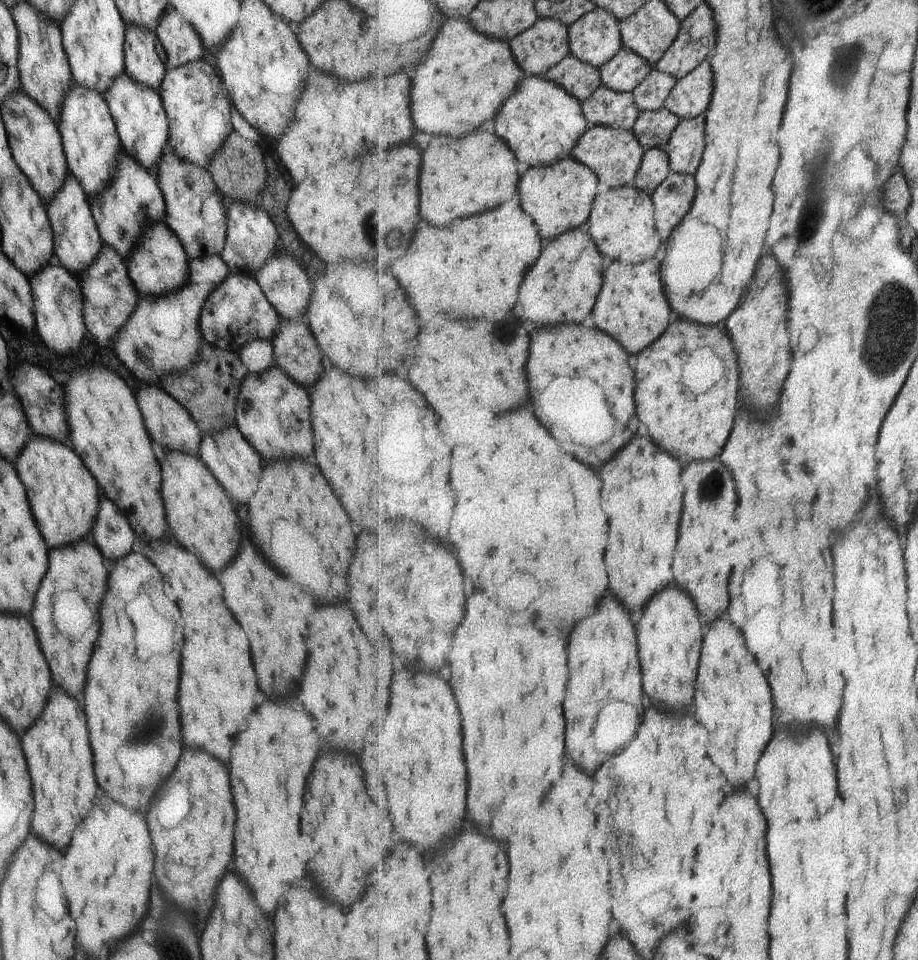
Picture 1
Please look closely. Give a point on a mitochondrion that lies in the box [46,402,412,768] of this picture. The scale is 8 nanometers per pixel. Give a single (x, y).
(152, 721)

